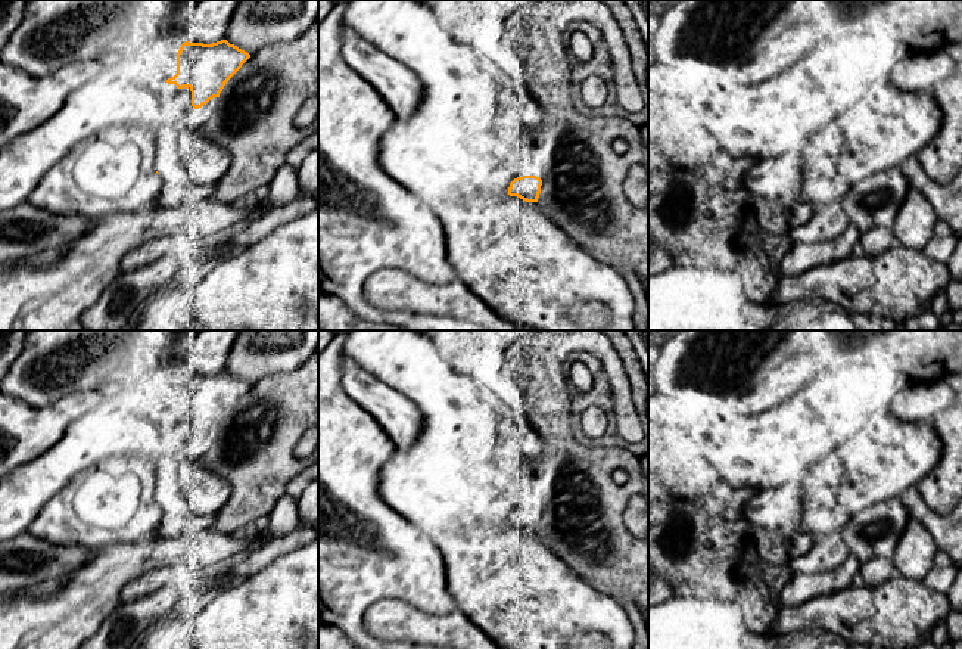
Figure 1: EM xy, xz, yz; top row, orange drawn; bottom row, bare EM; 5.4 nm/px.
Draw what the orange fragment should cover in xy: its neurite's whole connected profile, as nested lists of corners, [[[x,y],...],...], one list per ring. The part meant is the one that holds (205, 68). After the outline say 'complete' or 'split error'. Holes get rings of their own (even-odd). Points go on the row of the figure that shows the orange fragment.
[[[227,40],[212,44],[183,43],[177,53],[177,74],[158,83],[140,75],[133,60],[122,60],[102,71],[93,80],[74,90],[65,105],[46,122],[24,133],[0,150],[0,211],[18,206],[28,201],[47,171],[62,161],[74,148],[93,134],[112,127],[143,127],[153,133],[177,130],[189,114],[189,106],[181,105],[168,86],[189,88],[192,106],[202,108],[211,99],[220,97],[225,83],[242,68],[250,55]]]; split error

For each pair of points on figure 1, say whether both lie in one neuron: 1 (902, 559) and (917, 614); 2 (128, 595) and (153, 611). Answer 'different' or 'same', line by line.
1: different
2: same

